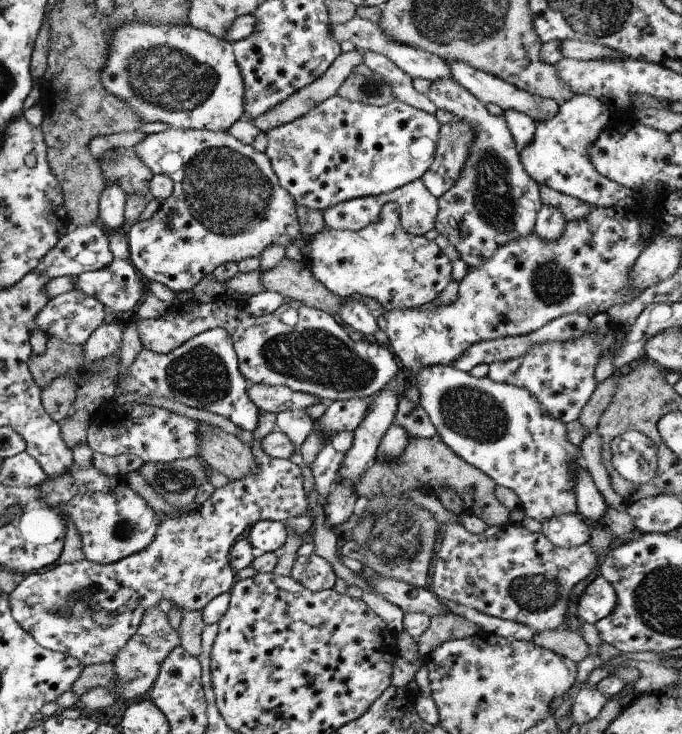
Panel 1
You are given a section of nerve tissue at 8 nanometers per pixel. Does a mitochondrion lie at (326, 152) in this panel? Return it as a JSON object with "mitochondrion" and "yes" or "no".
{"mitochondrion":"no"}

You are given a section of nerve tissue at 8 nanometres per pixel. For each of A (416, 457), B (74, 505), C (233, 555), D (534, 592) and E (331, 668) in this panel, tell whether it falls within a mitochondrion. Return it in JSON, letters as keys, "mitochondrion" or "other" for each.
{"A":"other","B":"other","C":"other","D":"mitochondrion","E":"other"}

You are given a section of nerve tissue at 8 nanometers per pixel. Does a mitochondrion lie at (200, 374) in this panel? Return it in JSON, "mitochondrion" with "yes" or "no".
{"mitochondrion":"yes"}

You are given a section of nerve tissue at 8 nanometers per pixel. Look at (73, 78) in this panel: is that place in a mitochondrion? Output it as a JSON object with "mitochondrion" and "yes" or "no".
{"mitochondrion":"no"}

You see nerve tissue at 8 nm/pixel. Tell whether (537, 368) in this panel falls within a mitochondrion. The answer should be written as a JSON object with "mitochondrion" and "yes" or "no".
{"mitochondrion":"yes"}

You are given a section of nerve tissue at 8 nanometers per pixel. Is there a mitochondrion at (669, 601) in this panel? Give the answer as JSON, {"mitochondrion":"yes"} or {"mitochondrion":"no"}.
{"mitochondrion":"yes"}

